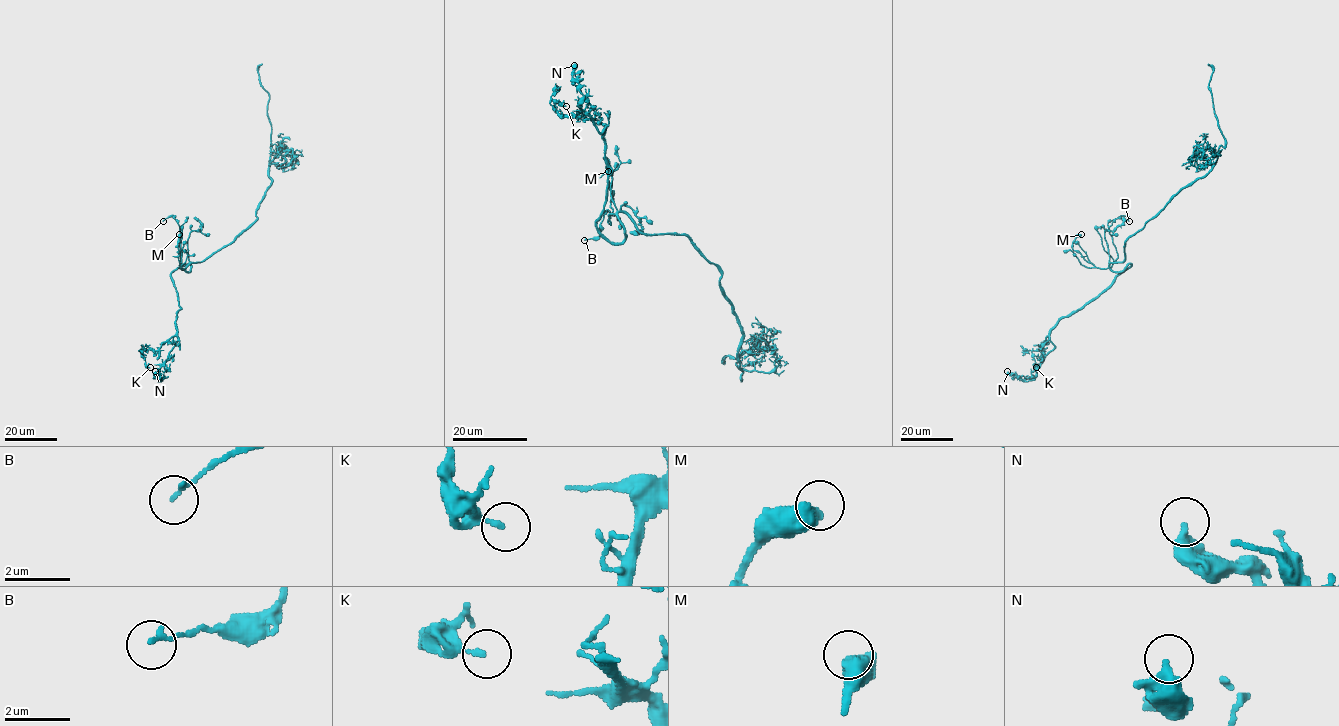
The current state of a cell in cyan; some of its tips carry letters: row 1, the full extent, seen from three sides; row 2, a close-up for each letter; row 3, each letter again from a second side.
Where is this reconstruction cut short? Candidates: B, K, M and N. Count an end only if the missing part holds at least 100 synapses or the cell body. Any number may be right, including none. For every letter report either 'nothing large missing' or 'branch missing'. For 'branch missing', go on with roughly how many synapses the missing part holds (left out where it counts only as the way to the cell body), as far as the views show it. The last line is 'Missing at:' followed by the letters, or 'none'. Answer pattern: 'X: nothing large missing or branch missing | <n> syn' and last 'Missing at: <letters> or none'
B: nothing large missing
K: nothing large missing
M: nothing large missing
N: nothing large missing
Missing at: none

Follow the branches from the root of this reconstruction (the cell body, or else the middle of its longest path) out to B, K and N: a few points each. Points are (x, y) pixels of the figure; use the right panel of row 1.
B: (1124, 253), (1122, 262), (1109, 264), (1111, 270), (1118, 253), (1107, 224), (1122, 215), (1129, 221)
K: (1124, 253), (1109, 267), (1131, 265), (1064, 316), (1043, 351), (1031, 351), (1036, 367)
N: (1124, 253), (1109, 267), (1131, 265), (1051, 331), (1054, 347), (1031, 378), (1022, 381), (1007, 371)

